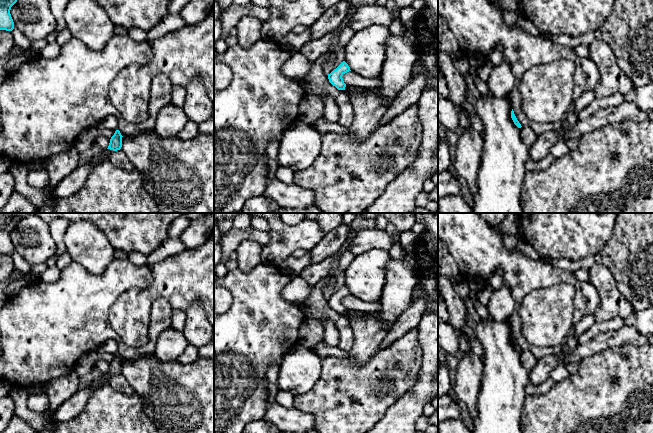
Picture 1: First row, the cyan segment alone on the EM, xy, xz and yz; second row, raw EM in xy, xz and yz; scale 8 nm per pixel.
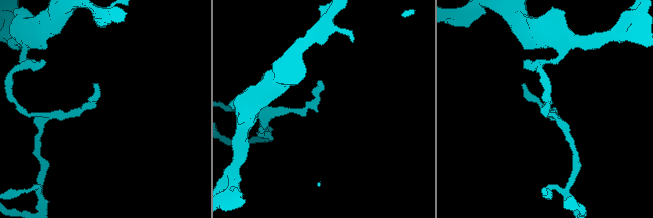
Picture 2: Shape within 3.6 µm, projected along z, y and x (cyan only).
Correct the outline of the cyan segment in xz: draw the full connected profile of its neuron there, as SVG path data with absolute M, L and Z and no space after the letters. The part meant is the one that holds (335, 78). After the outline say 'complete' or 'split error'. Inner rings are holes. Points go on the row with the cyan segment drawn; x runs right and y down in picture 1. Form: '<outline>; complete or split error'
M343 61L336 69L328 74L329 82L338 90L345 90L346 84L344 83L342 76L349 71L351 71L350 67Z; complete

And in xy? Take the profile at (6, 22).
M0 0L0 30L12 31L14 29L10 10L16 2L17 0Z; complete

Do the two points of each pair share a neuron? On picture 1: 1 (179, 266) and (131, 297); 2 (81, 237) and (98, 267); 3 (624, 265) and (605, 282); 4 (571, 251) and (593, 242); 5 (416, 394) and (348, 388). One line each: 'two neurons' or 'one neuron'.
1: one neuron
2: one neuron
3: two neurons
4: one neuron
5: two neurons

